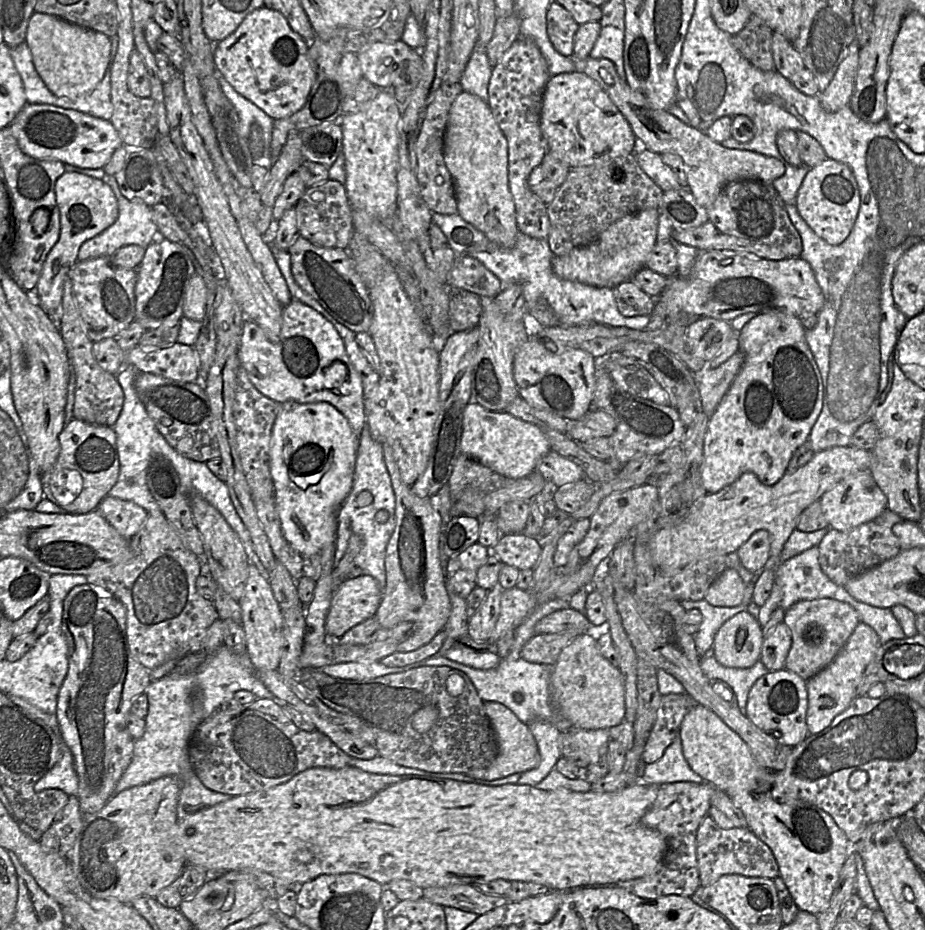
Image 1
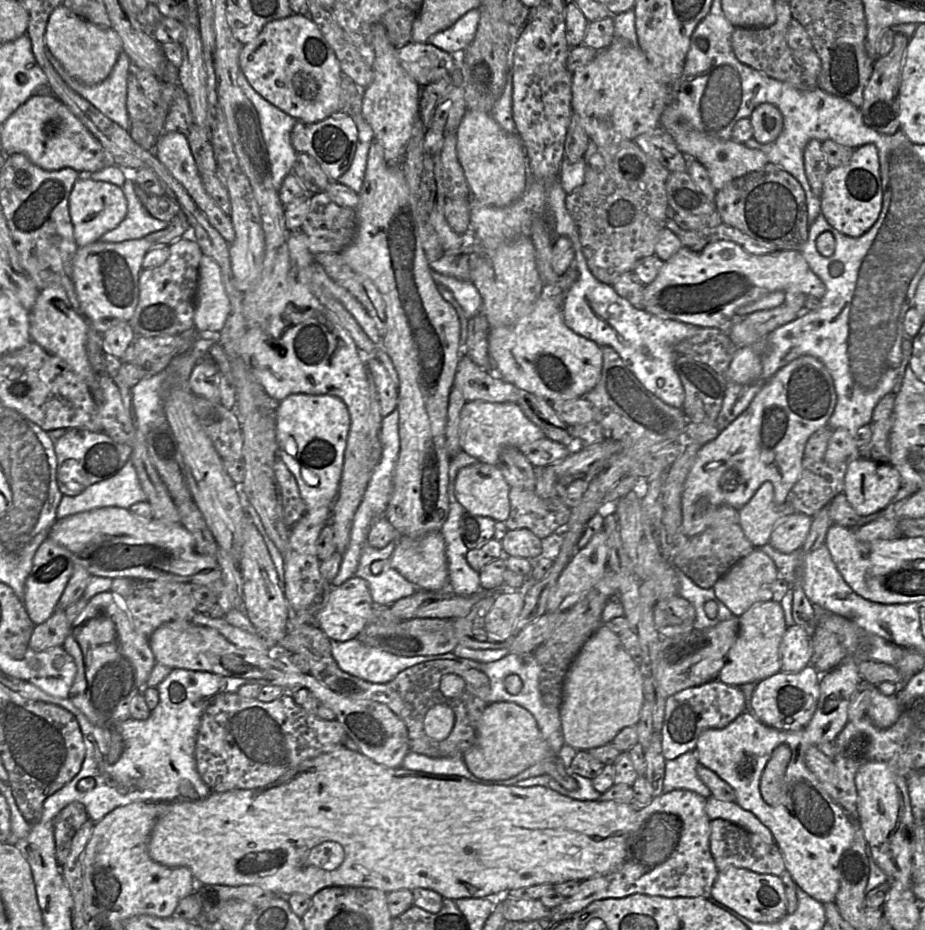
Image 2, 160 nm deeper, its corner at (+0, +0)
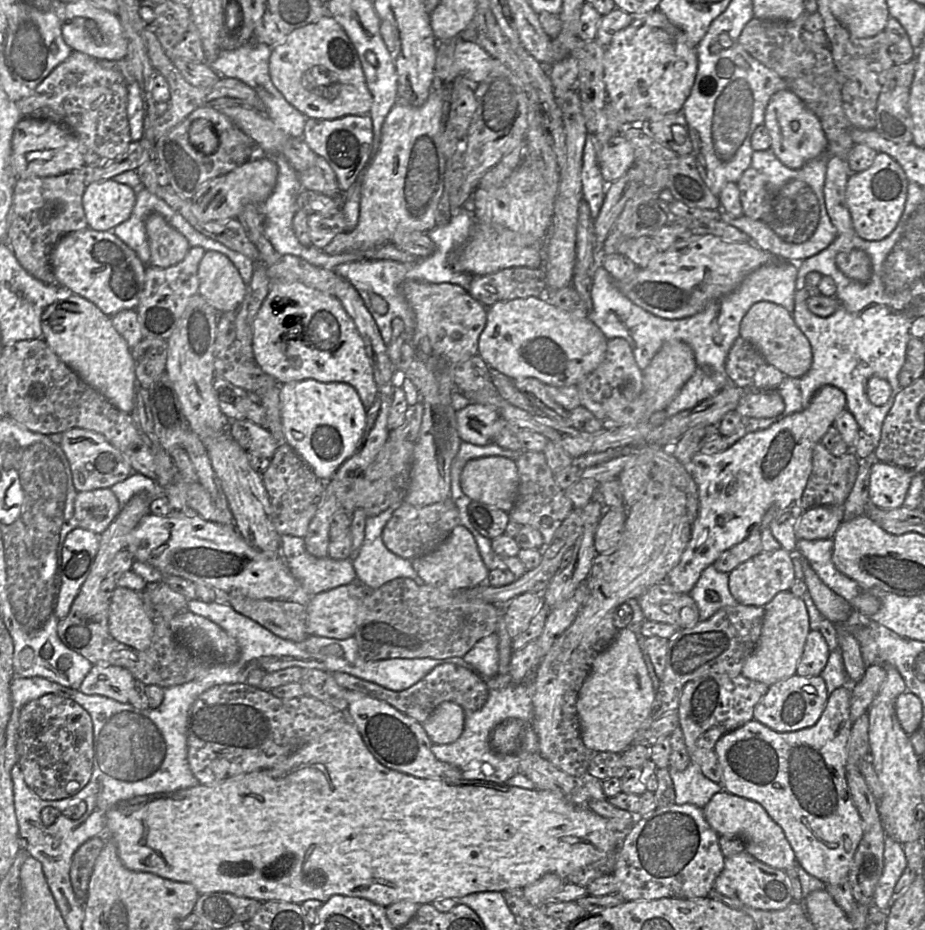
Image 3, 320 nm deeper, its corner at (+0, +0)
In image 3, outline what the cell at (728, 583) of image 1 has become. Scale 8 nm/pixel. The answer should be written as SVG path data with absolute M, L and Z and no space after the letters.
M783 547L773 552L762 551L729 573L729 590L739 604L762 606L778 593L789 591L796 579L792 553Z

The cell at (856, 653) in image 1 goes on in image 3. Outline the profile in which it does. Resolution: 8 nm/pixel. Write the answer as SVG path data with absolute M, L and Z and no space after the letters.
M848 685L831 692L821 717L811 727L777 732L752 719L724 734L713 748L722 768L723 789L763 806L784 831L796 861L825 884L847 878L864 833L846 780L851 693Z

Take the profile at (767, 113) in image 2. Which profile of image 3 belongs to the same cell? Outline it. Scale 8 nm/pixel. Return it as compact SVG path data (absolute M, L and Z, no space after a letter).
M790 89L778 91L770 98L763 125L769 132L772 151L788 168L799 169L827 150L828 140L819 118Z

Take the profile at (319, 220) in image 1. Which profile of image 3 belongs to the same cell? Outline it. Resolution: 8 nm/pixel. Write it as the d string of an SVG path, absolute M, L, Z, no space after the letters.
M342 209L333 215L310 212L307 226L312 246L320 251L323 251L337 235L346 232L346 221Z

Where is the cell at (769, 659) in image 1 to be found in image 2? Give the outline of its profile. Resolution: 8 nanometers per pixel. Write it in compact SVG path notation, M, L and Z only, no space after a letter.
M798 625L788 626L780 644L781 671L797 673L810 664L811 634Z

